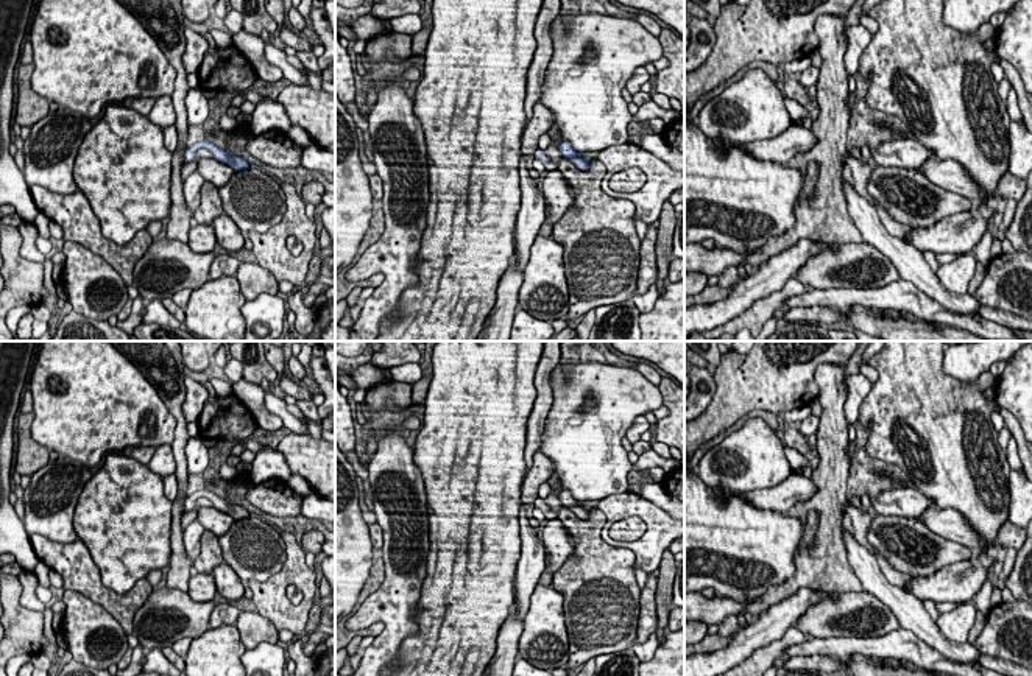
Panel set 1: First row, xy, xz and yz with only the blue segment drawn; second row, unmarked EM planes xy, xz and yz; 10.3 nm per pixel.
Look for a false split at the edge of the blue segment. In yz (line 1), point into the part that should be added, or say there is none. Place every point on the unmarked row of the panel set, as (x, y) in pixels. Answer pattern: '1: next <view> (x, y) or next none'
1: next none

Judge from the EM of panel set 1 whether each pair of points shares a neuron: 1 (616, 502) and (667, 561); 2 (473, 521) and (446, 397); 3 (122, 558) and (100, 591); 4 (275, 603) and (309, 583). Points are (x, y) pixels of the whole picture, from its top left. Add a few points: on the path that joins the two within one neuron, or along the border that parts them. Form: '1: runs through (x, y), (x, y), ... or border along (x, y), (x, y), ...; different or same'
1: border along (666, 549), (657, 567); different
2: runs through (473, 489), (473, 429); same
3: border along (88, 552), (108, 587), (125, 594), (141, 580); different
4: runs through (275, 592), (287, 580), (298, 580); same

